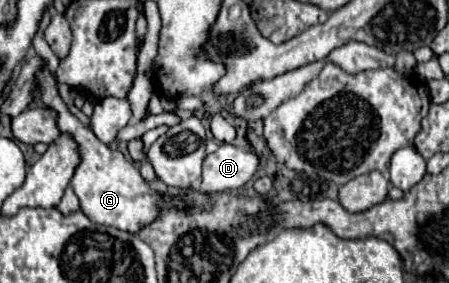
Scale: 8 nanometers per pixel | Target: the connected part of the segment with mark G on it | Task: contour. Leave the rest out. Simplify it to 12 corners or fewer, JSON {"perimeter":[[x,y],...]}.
{"perimeter":[[48,65],[40,101],[78,145],[74,191],[100,225],[138,233],[162,207],[136,163],[100,143],[62,101]]}

